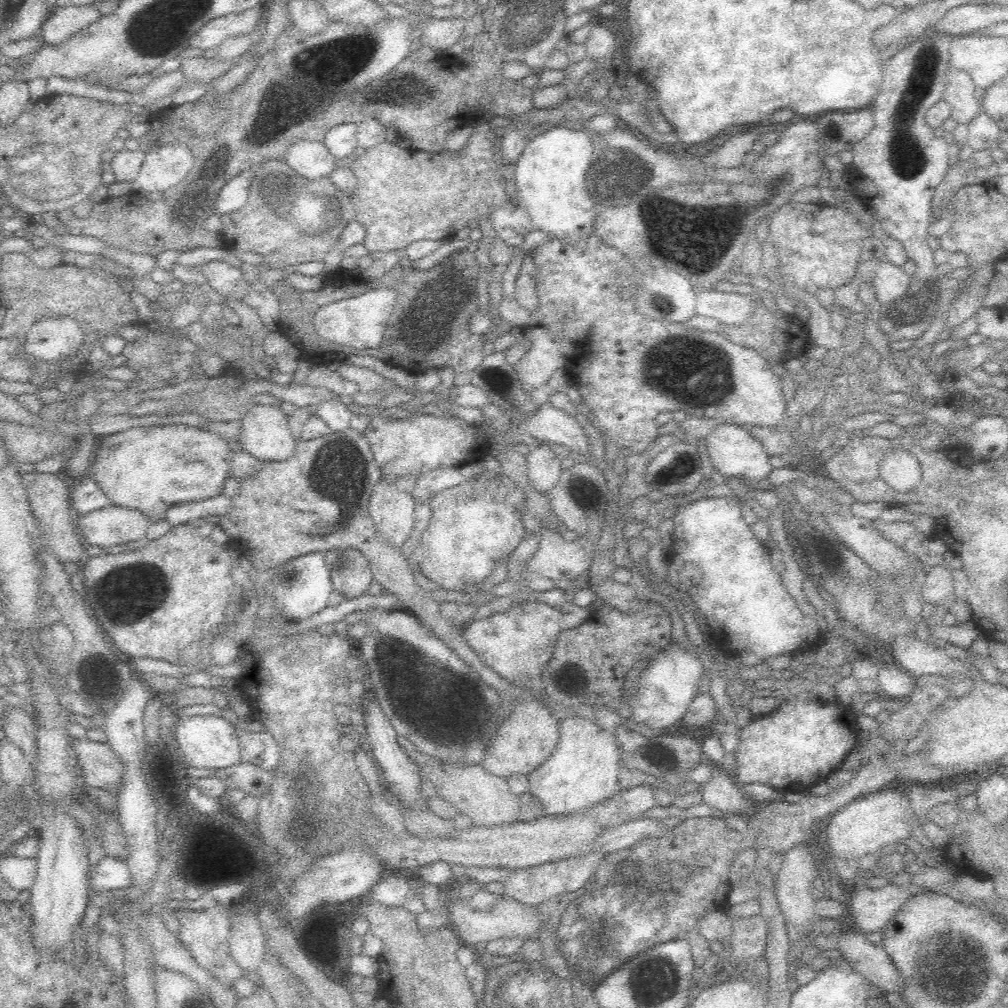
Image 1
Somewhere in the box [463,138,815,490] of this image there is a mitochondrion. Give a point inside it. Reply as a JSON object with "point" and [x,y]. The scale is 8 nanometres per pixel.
{"point":[600,181]}

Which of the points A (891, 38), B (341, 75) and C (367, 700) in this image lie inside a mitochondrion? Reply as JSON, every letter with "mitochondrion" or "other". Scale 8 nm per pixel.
{"A":"other","B":"mitochondrion","C":"other"}

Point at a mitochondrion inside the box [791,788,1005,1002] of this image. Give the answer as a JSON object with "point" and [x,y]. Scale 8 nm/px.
{"point":[951,967]}

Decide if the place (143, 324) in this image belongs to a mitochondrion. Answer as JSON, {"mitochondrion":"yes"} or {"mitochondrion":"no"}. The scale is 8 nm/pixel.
{"mitochondrion":"no"}

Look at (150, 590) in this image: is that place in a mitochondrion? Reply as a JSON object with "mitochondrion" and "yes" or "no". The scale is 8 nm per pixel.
{"mitochondrion":"yes"}

